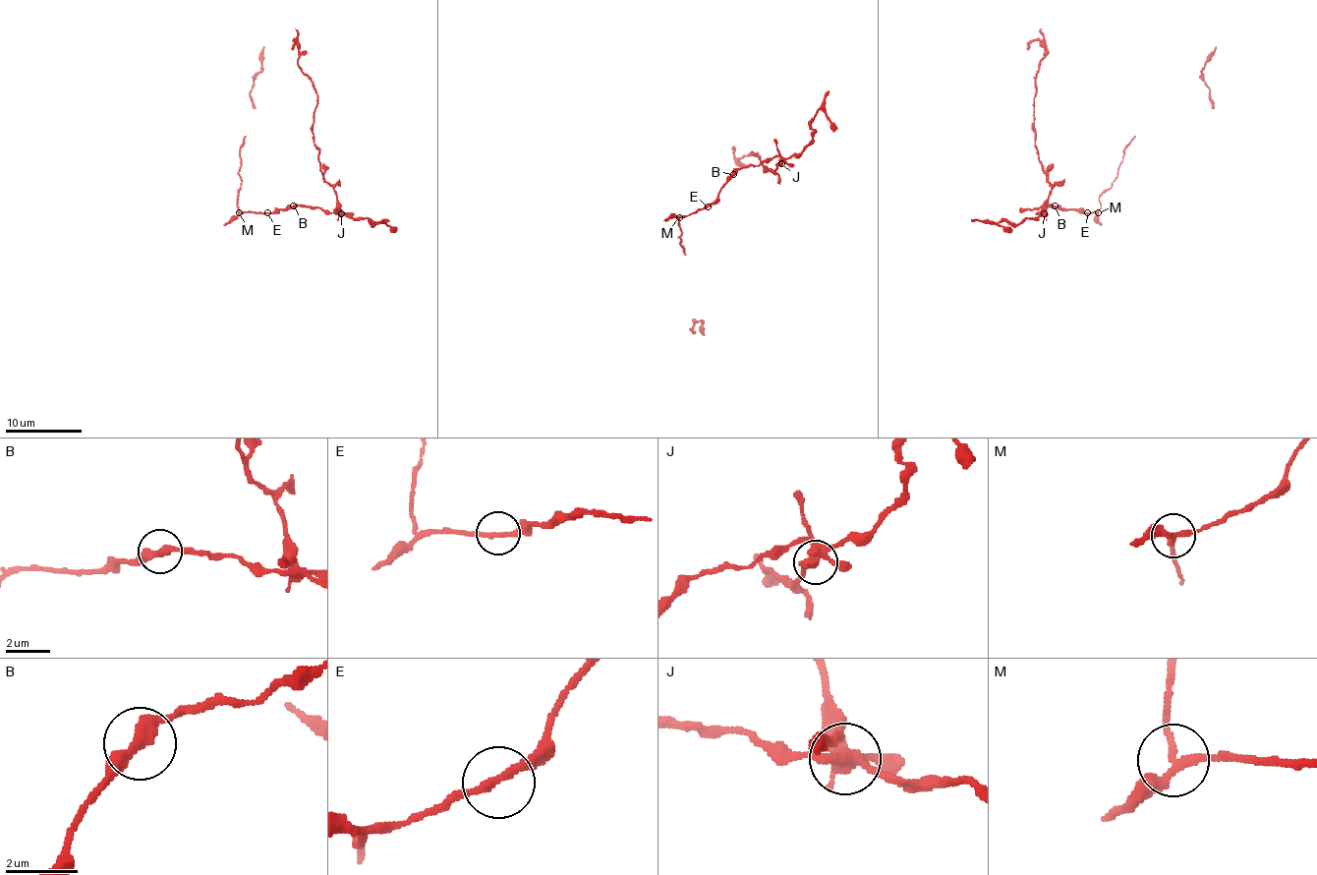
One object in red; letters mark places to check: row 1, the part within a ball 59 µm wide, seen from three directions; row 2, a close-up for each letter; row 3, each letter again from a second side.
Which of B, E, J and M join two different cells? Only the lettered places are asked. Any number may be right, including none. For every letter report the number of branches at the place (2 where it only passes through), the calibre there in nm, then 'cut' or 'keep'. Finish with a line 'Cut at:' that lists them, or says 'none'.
B: 2 branches meet; 380 nm thick; keep
E: 2 branches meet; 200 nm thick; keep
J: 5 branches meet; 400 nm thick; cut
M: 3 branches meet; 220 nm thick; cut
Cut at: J, M

